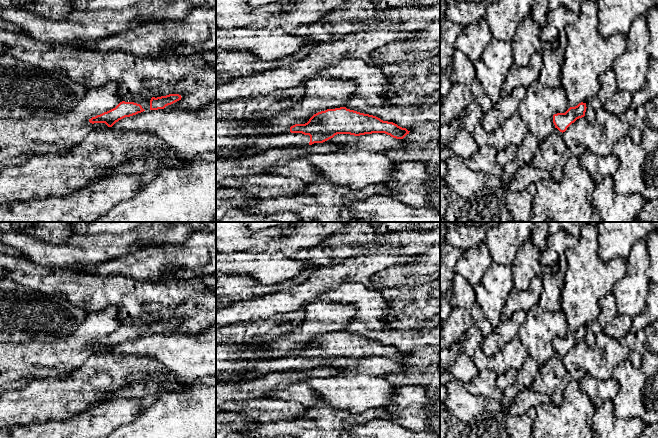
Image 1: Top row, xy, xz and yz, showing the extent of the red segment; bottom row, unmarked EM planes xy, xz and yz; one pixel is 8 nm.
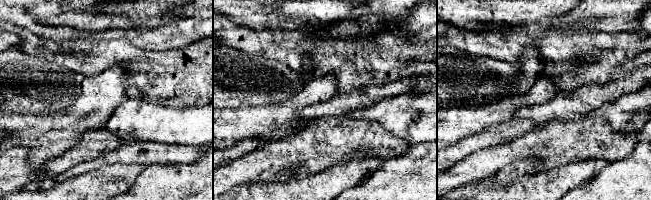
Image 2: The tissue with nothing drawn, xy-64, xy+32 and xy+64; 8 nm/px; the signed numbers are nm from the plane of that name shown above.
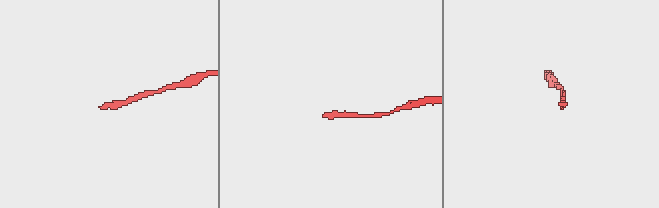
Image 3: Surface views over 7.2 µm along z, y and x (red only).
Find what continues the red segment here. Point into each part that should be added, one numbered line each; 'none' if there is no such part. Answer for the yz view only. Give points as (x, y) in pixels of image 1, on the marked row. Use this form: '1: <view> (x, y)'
none

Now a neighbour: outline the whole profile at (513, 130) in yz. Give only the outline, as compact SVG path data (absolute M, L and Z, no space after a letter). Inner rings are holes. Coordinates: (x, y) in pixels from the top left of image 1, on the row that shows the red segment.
M516 113L505 120L493 132L487 132L482 122L479 121L474 128L472 136L479 147L489 145L500 151L509 144L519 146L528 133L528 128L521 120L519 114Z

